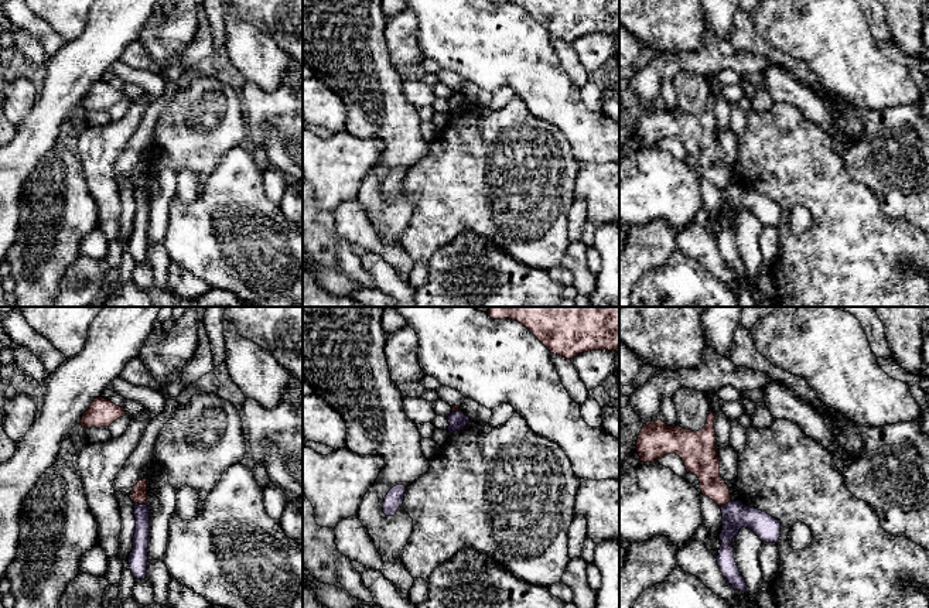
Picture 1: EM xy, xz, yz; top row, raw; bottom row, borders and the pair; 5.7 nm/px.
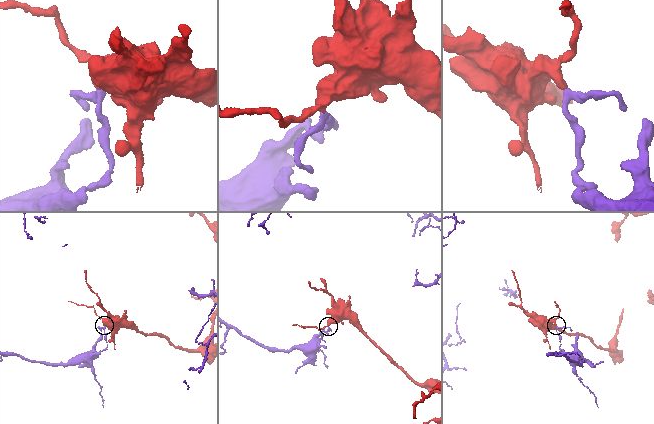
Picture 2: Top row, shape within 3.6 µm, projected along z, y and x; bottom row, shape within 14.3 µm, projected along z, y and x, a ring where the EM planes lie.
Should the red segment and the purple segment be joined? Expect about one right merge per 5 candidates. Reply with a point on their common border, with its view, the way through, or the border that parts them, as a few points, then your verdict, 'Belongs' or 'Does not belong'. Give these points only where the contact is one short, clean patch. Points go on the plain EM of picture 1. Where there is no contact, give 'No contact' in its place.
Touches red at xy (140, 187). Boundary: xy (135, 185), (146, 187). Does not belong

